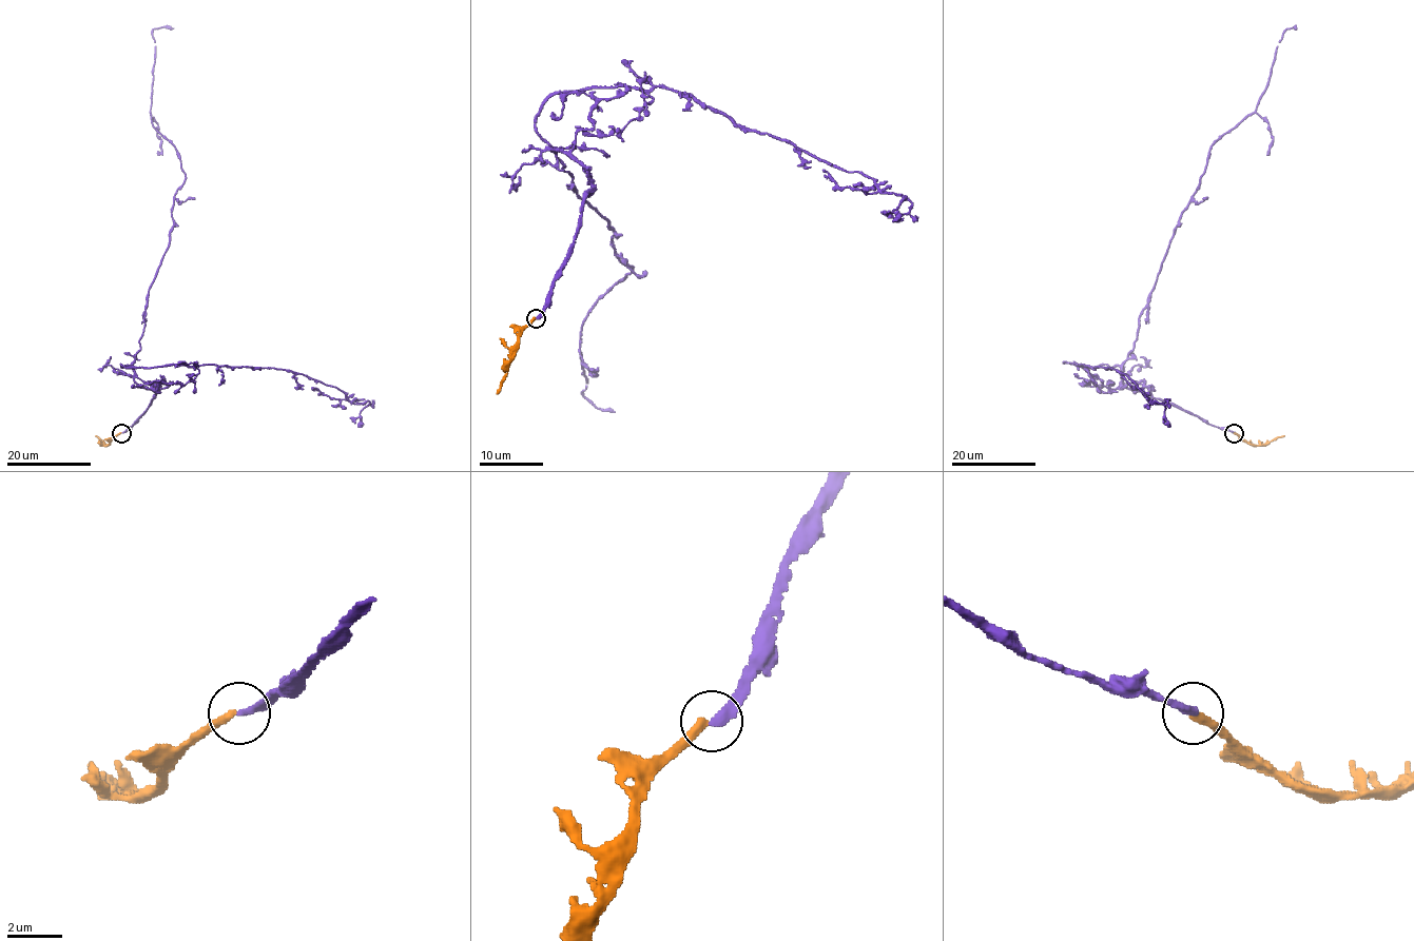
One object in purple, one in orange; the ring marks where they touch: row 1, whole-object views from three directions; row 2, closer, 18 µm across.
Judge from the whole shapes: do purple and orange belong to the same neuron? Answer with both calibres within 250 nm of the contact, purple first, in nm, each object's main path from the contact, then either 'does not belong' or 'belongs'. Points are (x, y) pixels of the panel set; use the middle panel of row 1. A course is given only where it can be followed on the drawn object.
320 nm thick on the purple side, 300 nm on the other; purple runs (537, 318), (592, 190), (588, 172), (554, 148), (632, 268), (597, 300), (579, 350), (582, 394), (615, 412); orange runs (535, 318), (522, 331), (497, 393); does not belong

